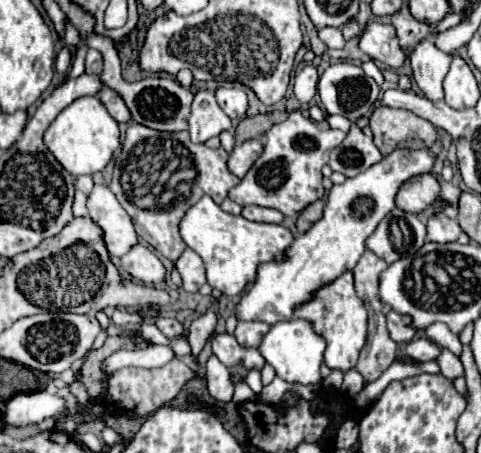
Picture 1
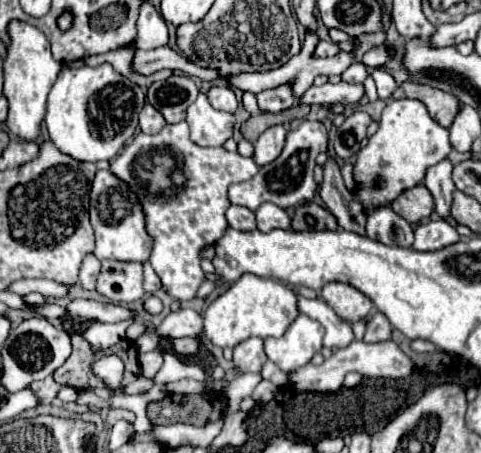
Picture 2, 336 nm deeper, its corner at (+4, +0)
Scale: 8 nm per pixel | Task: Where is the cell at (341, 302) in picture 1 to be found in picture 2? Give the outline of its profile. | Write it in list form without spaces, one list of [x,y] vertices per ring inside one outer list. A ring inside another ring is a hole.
[[[326,283],[320,297],[334,309],[334,313],[348,323],[364,319],[372,311],[372,301],[346,283]]]

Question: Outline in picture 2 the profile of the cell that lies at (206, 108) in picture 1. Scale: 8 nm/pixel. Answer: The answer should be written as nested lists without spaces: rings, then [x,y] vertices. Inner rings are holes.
[[[204,93],[188,107],[186,121],[190,125],[190,139],[200,147],[222,147],[232,137],[234,115],[214,109]]]

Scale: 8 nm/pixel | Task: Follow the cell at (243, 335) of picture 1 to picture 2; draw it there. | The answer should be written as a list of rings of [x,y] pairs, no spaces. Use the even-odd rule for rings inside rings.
[[[250,337],[234,347],[234,365],[240,367],[244,373],[258,373],[260,367],[266,363],[266,353],[262,347],[260,337]]]

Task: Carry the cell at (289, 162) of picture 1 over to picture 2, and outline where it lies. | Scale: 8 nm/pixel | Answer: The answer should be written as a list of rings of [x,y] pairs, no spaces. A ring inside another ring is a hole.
[[[302,121],[296,129],[288,131],[284,151],[280,157],[264,167],[260,171],[242,183],[234,183],[228,187],[228,199],[232,205],[242,205],[252,211],[264,201],[276,203],[282,209],[296,207],[304,201],[310,201],[314,197],[314,167],[316,167],[316,155],[326,153],[328,149],[328,129],[320,121]]]

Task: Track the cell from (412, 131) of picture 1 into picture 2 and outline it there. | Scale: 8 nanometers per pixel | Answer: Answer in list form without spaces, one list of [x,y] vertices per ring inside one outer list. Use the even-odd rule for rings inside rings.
[[[404,81],[394,93],[392,99],[418,99],[424,101],[430,117],[444,127],[450,127],[452,119],[460,109],[460,101],[444,91],[438,91],[428,85],[416,85],[412,81]]]

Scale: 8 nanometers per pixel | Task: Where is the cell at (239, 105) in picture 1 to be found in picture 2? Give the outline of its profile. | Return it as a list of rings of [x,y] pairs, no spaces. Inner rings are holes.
[[[212,87],[208,91],[208,99],[214,109],[228,111],[228,113],[234,113],[238,109],[238,99],[232,87]]]

